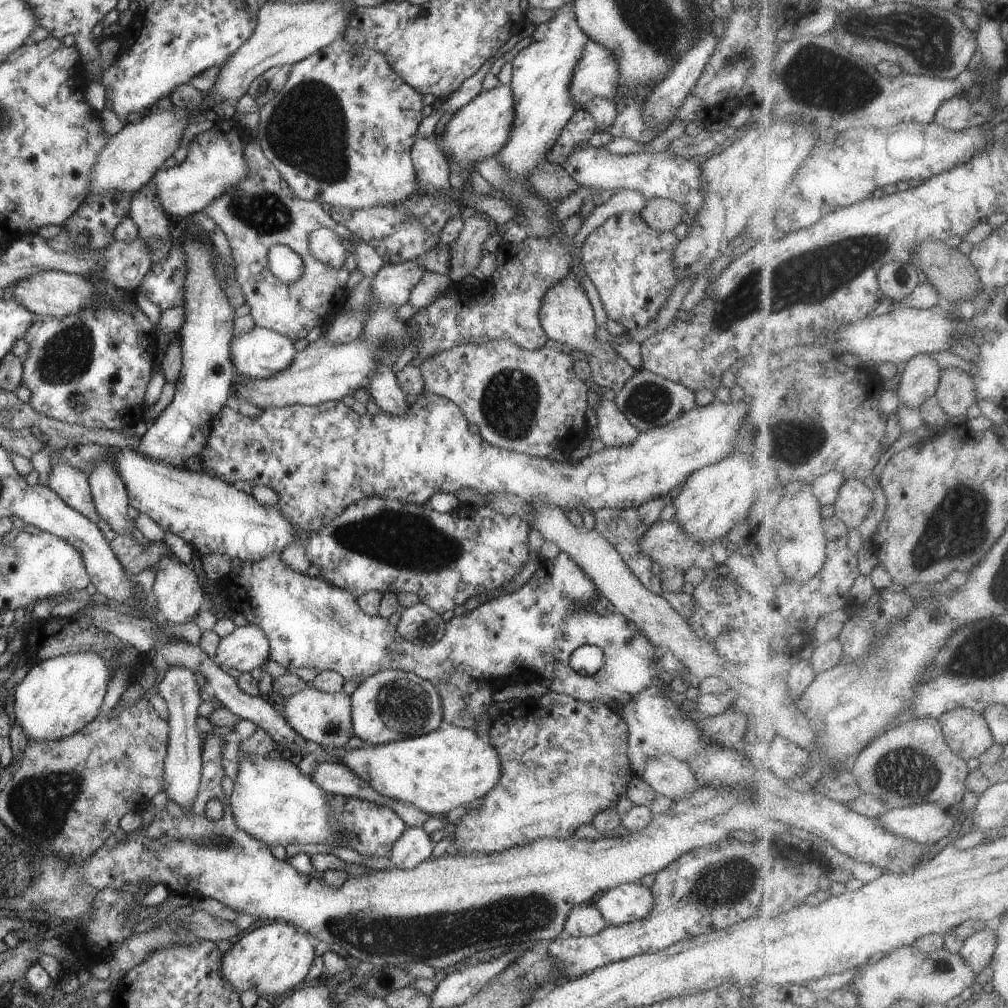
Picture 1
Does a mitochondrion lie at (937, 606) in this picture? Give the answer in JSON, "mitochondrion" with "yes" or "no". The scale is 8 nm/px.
{"mitochondrion":"no"}

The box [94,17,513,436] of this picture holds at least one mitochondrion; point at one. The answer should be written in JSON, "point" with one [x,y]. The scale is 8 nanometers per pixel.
{"point":[305,130]}

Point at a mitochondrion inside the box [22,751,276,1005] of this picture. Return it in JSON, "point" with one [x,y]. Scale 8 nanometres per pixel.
{"point":[221,842]}

